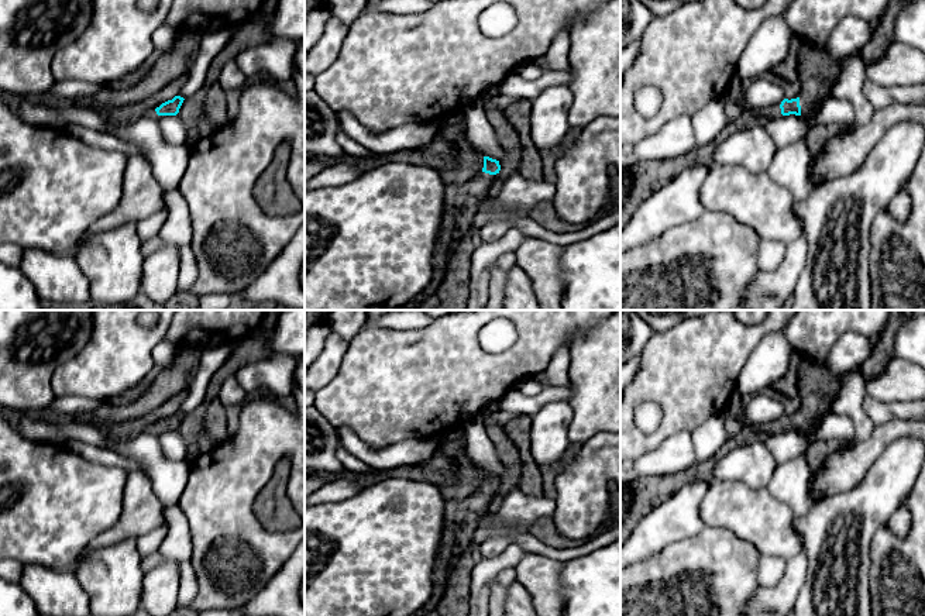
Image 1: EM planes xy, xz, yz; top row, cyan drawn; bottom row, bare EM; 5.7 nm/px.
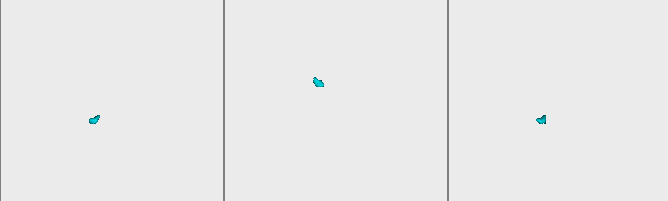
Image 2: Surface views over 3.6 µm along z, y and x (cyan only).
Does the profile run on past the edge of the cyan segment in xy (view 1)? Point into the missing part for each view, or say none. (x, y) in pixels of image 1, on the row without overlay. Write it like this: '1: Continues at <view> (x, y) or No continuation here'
1: No continuation here

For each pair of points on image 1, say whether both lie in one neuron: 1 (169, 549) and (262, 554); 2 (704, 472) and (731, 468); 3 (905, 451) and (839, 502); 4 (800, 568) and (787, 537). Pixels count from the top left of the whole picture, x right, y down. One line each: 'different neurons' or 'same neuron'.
1: different neurons
2: different neurons
3: same neuron
4: different neurons

